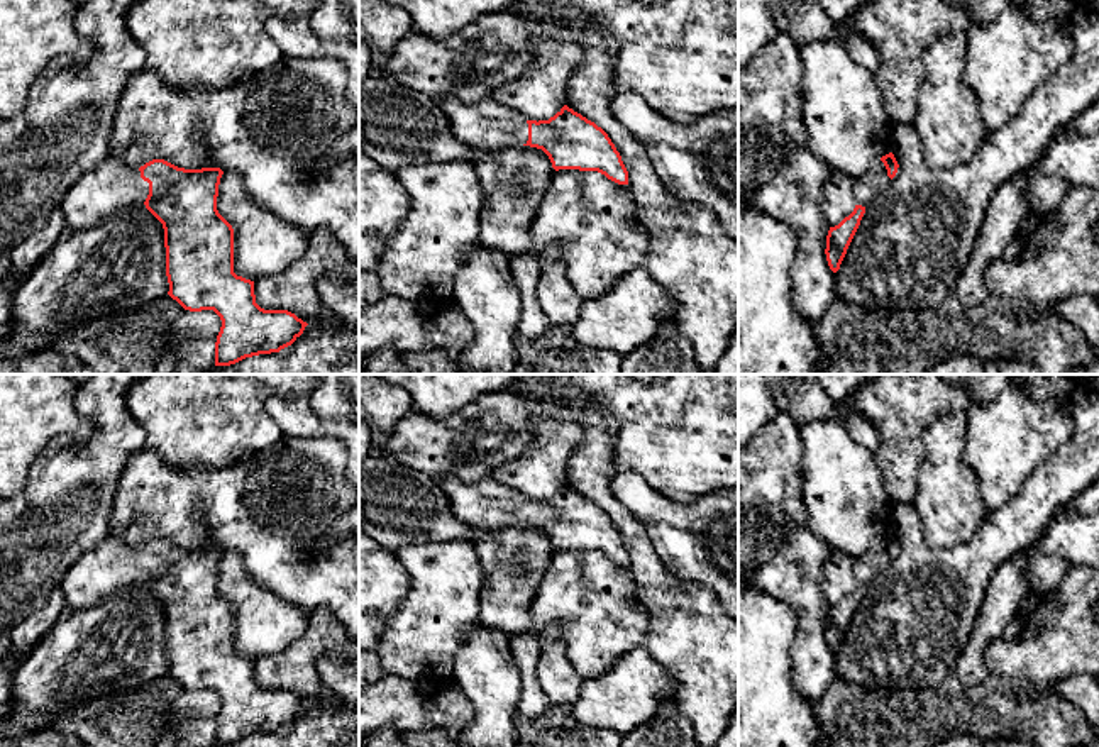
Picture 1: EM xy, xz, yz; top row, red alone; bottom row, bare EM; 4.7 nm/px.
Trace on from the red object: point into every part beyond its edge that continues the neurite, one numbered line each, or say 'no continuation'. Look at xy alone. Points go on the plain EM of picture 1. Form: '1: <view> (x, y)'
1: xy (97, 575)

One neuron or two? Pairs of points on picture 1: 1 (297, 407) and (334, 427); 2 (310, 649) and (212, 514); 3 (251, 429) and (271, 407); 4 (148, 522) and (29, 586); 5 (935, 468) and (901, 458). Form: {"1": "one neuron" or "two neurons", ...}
{"1": "one neuron", "2": "two neurons", "3": "two neurons", "4": "two neurons", "5": "two neurons"}

